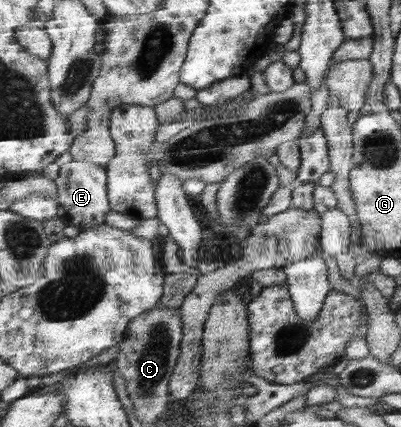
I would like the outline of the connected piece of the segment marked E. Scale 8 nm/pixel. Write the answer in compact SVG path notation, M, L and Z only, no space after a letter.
M72 160L60 167L56 183L59 191L58 203L60 211L58 216L61 217L69 226L75 226L80 232L83 232L105 224L105 216L107 216L107 212L111 209L108 197L107 167L92 162Z

